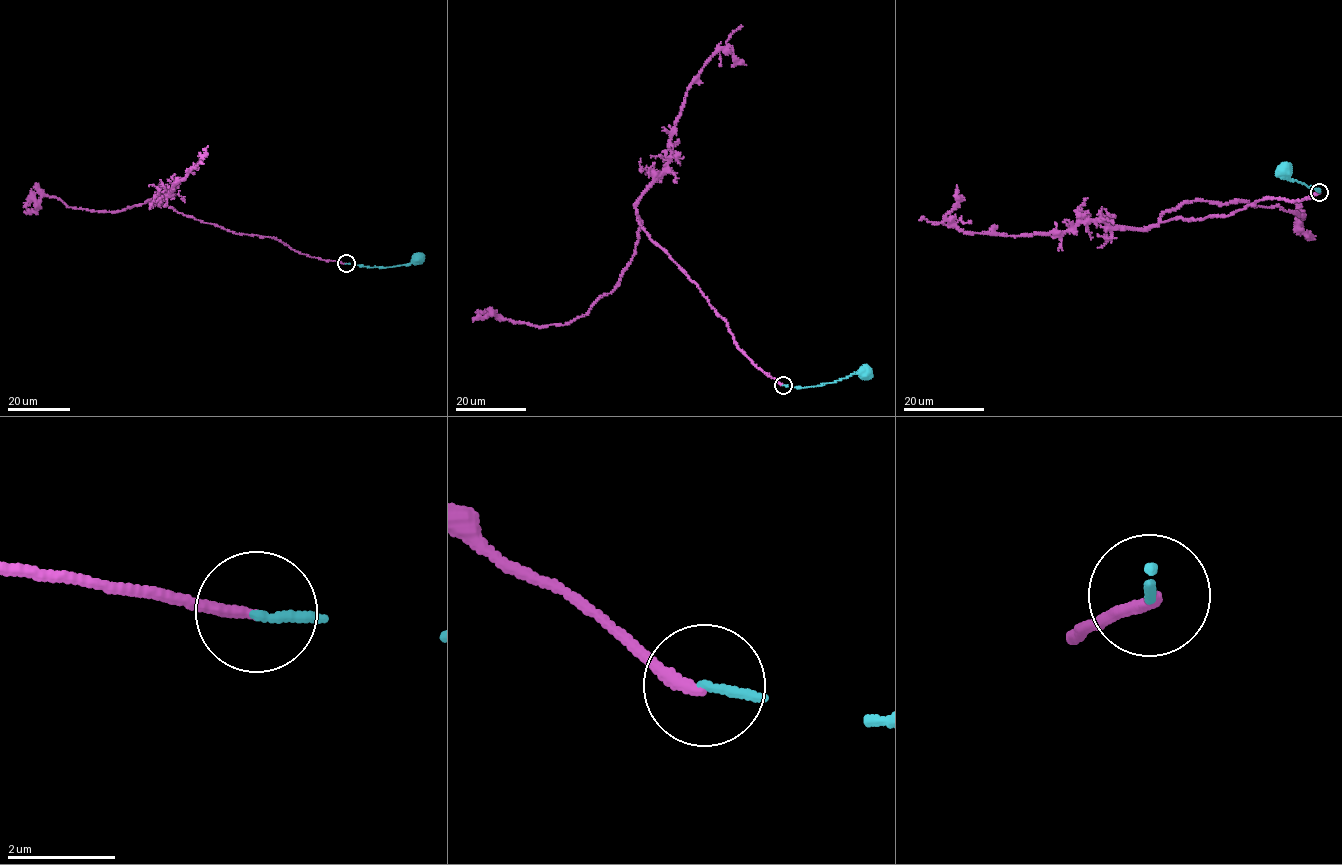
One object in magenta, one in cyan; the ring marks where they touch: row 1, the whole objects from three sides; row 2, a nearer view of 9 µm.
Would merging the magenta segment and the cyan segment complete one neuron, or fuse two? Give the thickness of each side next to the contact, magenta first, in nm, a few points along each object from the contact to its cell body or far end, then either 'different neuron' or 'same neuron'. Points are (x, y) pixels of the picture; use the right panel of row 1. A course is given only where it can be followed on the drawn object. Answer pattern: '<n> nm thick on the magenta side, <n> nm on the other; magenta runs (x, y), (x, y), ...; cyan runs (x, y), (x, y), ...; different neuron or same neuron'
220 nm thick on the magenta side, 140 nm on the other; magenta runs (1319, 192), (1222, 217), (1160, 217), (1197, 200), (1277, 206), (1301, 212), (1299, 227), (1315, 236); cyan runs (1318, 192), (1289, 178), (1284, 169); different neuron

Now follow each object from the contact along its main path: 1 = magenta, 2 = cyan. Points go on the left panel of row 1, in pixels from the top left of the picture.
1: (345, 263), (196, 220), (155, 202), (156, 193), (115, 212), (44, 196), (24, 211)
2: (346, 263), (391, 267), (410, 263), (417, 257)

